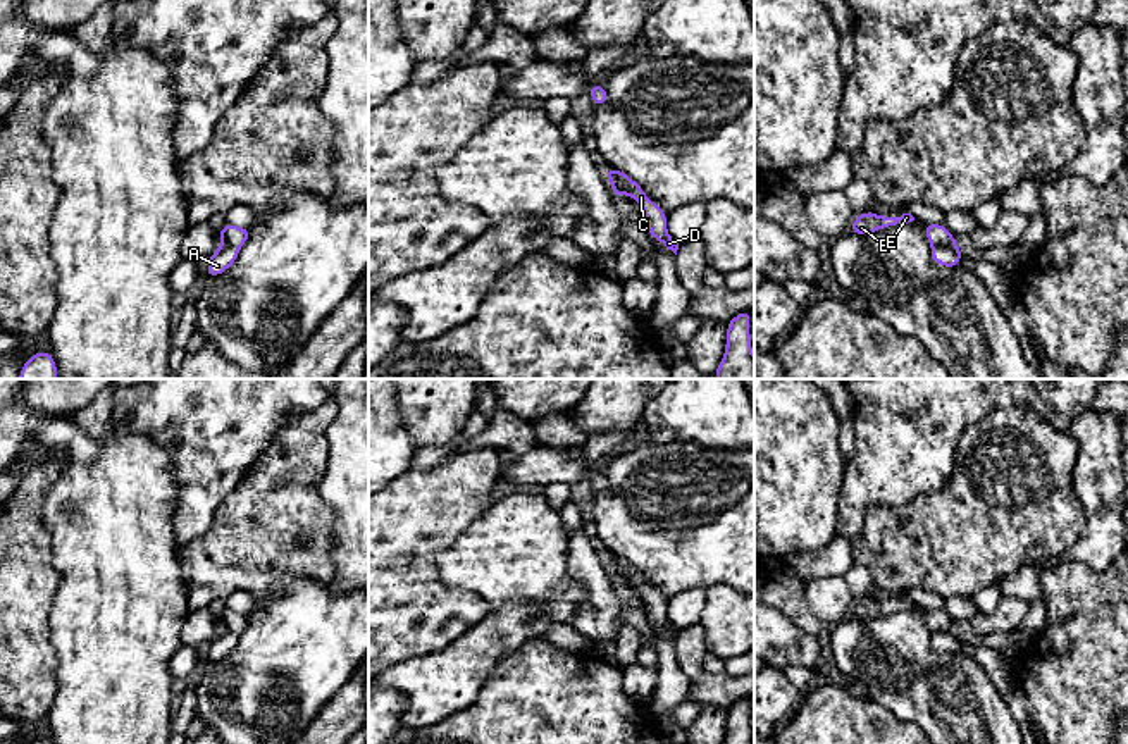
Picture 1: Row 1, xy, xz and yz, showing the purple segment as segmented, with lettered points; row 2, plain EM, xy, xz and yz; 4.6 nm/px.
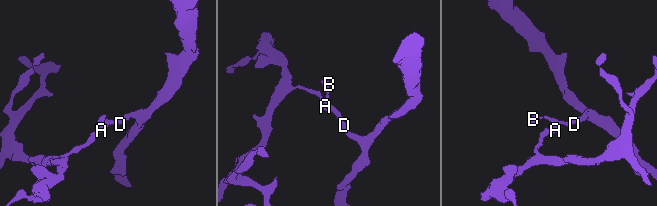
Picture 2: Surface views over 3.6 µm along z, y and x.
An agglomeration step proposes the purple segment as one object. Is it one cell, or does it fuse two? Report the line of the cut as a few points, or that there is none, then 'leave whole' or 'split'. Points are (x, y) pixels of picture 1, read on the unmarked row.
cut xz (607, 555), (625, 579); split

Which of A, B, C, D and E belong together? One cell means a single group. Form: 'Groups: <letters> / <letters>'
Groups: A / B C D E

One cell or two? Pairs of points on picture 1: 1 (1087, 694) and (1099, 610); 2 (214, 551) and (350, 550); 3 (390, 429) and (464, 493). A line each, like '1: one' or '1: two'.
1: one
2: two
3: two

